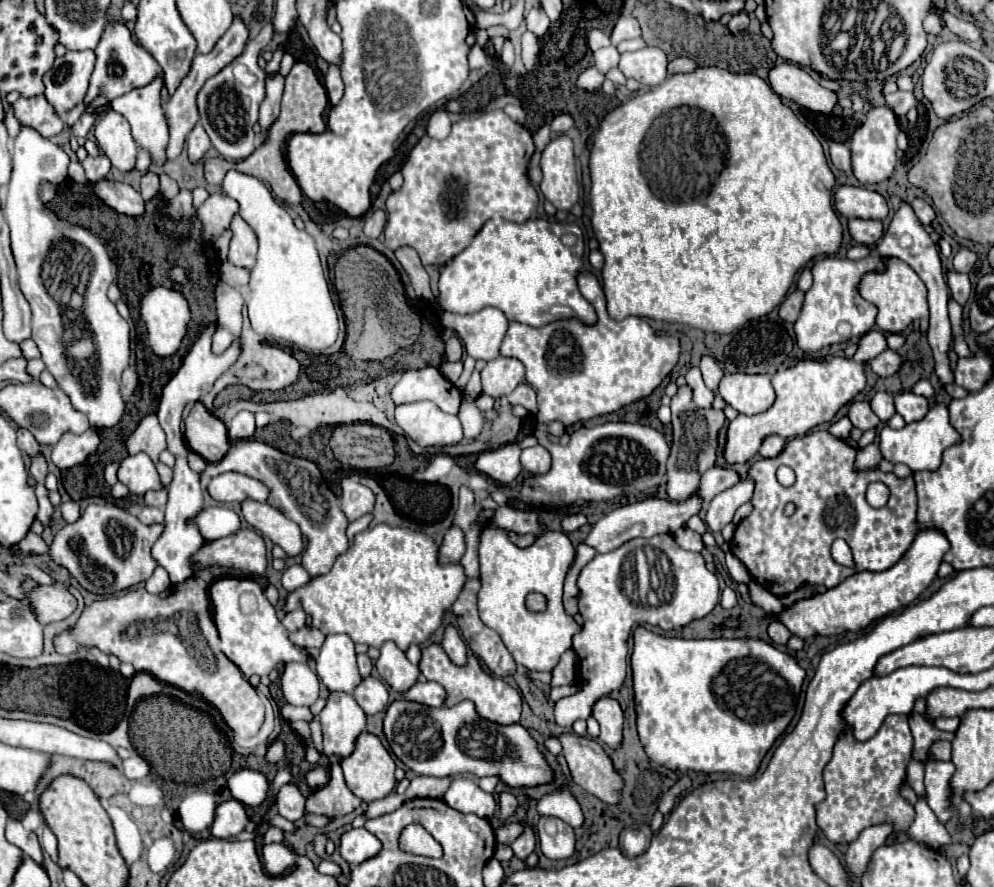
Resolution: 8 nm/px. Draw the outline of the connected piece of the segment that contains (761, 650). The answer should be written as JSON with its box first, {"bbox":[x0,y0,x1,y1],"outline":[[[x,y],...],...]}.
{"bbox":[630,626,806,778],"outline":[[[644,626],[634,630],[630,666],[638,734],[650,760],[678,772],[720,772],[744,778],[754,776],[764,754],[794,718],[796,700],[806,676],[796,660],[762,640],[664,638],[652,634]]]}

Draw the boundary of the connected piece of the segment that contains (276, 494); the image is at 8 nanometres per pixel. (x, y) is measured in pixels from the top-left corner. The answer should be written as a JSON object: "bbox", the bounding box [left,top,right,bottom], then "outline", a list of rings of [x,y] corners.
{"bbox":[204,440,348,576],"outline":[[[238,440],[238,444],[232,444],[228,454],[218,464],[208,464],[204,474],[212,478],[230,470],[246,474],[258,482],[264,482],[270,490],[268,504],[300,526],[302,536],[304,536],[302,566],[306,568],[310,576],[326,574],[330,566],[334,564],[334,560],[338,558],[338,554],[346,552],[348,518],[344,516],[338,504],[338,498],[330,492],[330,488],[326,486],[326,490],[322,490],[324,486],[322,474],[314,462],[284,454],[258,440]]]}

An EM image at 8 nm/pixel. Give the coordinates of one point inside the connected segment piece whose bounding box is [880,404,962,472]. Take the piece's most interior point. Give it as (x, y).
(918, 445)

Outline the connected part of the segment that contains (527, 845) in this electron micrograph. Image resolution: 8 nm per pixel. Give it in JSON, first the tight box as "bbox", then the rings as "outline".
{"bbox":[510,820,536,860],"outline":[[[522,820],[520,824],[524,826],[524,832],[522,832],[522,834],[520,834],[512,844],[510,844],[510,848],[514,850],[516,858],[524,860],[528,854],[532,854],[532,852],[534,852],[536,834],[534,834],[534,830],[532,830],[532,826],[530,826],[530,822],[528,822],[528,820]]]}

